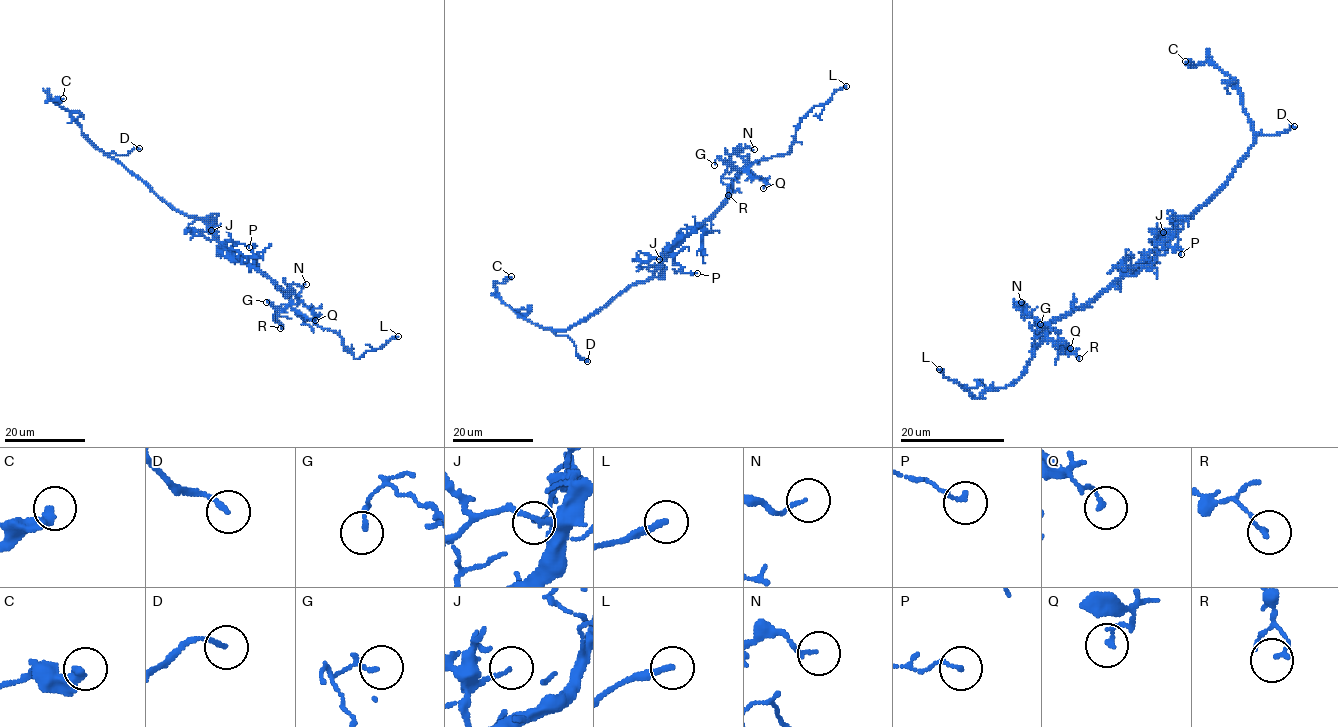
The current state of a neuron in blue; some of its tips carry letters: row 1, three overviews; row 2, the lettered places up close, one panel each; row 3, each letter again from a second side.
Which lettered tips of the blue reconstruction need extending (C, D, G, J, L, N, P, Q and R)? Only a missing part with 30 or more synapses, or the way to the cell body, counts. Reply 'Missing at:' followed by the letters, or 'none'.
Missing at: L

